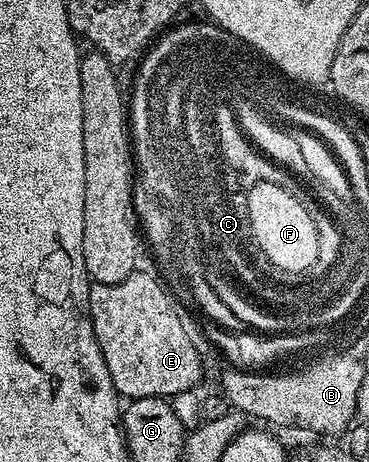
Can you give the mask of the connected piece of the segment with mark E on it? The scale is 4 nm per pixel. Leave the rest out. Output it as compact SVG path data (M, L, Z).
M136 270L124 282L96 284L90 286L90 317L96 330L96 342L100 342L100 354L104 354L104 366L112 374L119 397L127 401L140 398L173 398L181 392L197 389L202 380L202 356L192 337L182 325L182 316L174 309L168 293L154 276Z

